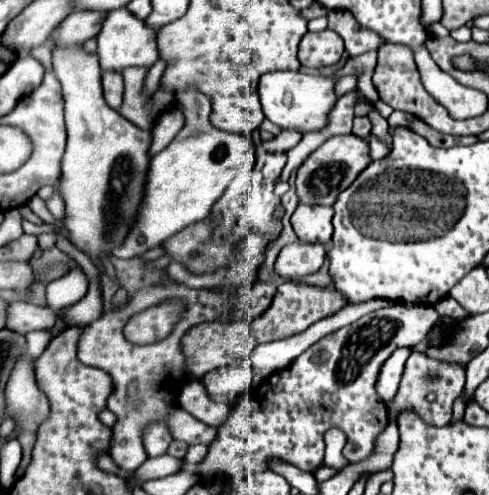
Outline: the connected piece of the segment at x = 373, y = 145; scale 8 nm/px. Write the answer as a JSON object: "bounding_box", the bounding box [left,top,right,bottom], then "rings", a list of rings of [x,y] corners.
{"bounding_box":[368,135,390,159],"rings":[[[368,135],[368,145],[370,145],[370,153],[372,153],[372,159],[384,159],[386,155],[388,155],[388,151],[390,151],[390,147],[384,143],[384,141],[380,141],[378,137],[374,137],[374,135]]]}

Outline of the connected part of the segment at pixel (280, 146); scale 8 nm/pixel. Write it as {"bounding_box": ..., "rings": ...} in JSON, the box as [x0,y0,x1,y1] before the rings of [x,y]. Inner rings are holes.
{"bounding_box":[264,131,302,153],"rings":[[[282,131],[278,137],[274,137],[272,141],[264,143],[264,151],[268,153],[286,153],[288,149],[292,149],[302,137],[298,137],[298,133],[286,133]]]}

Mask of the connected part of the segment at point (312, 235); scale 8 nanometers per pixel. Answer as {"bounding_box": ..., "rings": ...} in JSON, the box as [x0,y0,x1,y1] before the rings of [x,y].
{"bounding_box":[292,205,332,245],"rings":[[[298,205],[298,209],[292,215],[292,227],[300,241],[326,245],[332,237],[332,215],[332,207]]]}

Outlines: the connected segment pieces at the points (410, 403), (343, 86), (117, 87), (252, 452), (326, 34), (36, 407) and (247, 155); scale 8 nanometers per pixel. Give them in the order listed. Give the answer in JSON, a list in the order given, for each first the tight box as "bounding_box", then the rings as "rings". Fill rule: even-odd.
[{"bounding_box":[388,353,464,427],"rings":[[[412,353],[406,361],[398,397],[394,397],[394,401],[390,401],[388,411],[394,413],[394,417],[398,417],[398,413],[402,413],[402,409],[414,409],[420,417],[436,417],[436,427],[444,427],[444,425],[448,425],[448,417],[452,417],[452,403],[462,393],[462,389],[464,389],[464,367],[442,365],[440,361],[430,359],[424,353]],[[428,393],[436,395],[434,403],[424,403],[426,401],[424,397]]]},{"bounding_box":[335,75,357,98],"rings":[[[354,75],[343,76],[338,79],[335,87],[338,98],[357,87],[357,77]]]},{"bounding_box":[102,73,124,109],"rings":[[[106,73],[102,75],[102,87],[104,87],[104,99],[112,109],[120,109],[122,95],[124,95],[124,83],[118,73]]]},{"bounding_box":[182,303,438,475],"rings":[[[394,303],[392,307],[370,313],[358,319],[356,323],[338,329],[336,333],[322,337],[298,359],[294,359],[288,369],[282,369],[270,375],[268,379],[264,379],[264,383],[256,389],[256,401],[252,405],[252,413],[244,417],[236,417],[234,413],[224,421],[222,427],[218,427],[218,441],[214,441],[214,445],[208,447],[210,451],[202,463],[198,465],[184,463],[182,469],[192,473],[202,473],[202,475],[220,475],[220,473],[234,473],[234,471],[258,473],[268,469],[270,459],[280,459],[280,461],[296,465],[302,471],[314,473],[324,459],[324,433],[330,427],[338,427],[348,435],[344,457],[350,463],[358,463],[366,459],[366,453],[370,453],[370,449],[374,447],[374,437],[388,423],[386,403],[376,393],[380,367],[398,347],[418,345],[436,321],[438,321],[438,313],[434,313],[434,307],[426,307],[418,303]]]},{"bounding_box":[298,29,344,69],"rings":[[[326,29],[320,33],[304,35],[304,39],[300,41],[298,59],[300,59],[302,67],[322,69],[322,67],[336,65],[340,61],[342,53],[344,53],[342,39],[334,31]]]},{"bounding_box":[6,355,50,477],"rings":[[[26,355],[18,359],[18,365],[14,367],[10,381],[6,383],[6,409],[8,415],[20,425],[18,441],[24,449],[22,463],[16,471],[20,477],[32,459],[38,425],[46,419],[46,413],[50,411],[46,397],[42,397],[42,393],[38,393],[38,387],[34,385],[34,365],[28,361]]]},{"bounding_box":[112,93,256,259],"rings":[[[178,93],[176,95],[176,107],[184,113],[186,123],[180,129],[180,133],[174,137],[174,141],[164,151],[160,151],[158,155],[152,157],[150,171],[148,171],[148,185],[146,185],[144,203],[142,203],[140,215],[138,215],[138,221],[134,223],[134,229],[130,229],[124,245],[114,249],[114,253],[112,253],[114,257],[120,257],[120,259],[140,257],[148,249],[154,249],[154,247],[162,245],[168,237],[176,235],[184,227],[206,219],[210,215],[212,205],[222,197],[228,183],[236,177],[236,169],[240,165],[246,165],[246,163],[250,163],[250,167],[254,167],[254,163],[256,163],[256,149],[254,149],[254,143],[252,143],[250,137],[246,137],[242,133],[228,133],[228,131],[216,129],[210,123],[212,105],[210,105],[210,99],[206,95]]]}]

